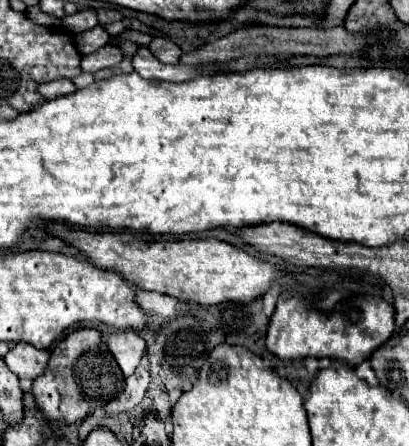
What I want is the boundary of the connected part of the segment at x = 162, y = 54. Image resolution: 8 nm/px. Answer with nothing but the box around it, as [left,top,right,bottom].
[149,37,181,65]

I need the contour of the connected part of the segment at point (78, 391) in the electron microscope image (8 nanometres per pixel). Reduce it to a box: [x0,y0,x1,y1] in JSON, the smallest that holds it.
[33,329,125,423]

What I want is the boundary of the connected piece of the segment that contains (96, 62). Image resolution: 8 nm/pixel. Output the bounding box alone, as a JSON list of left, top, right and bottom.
[81,45,123,73]

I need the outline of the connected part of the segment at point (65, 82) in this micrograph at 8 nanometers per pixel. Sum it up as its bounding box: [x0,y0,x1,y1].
[39,79,75,99]

